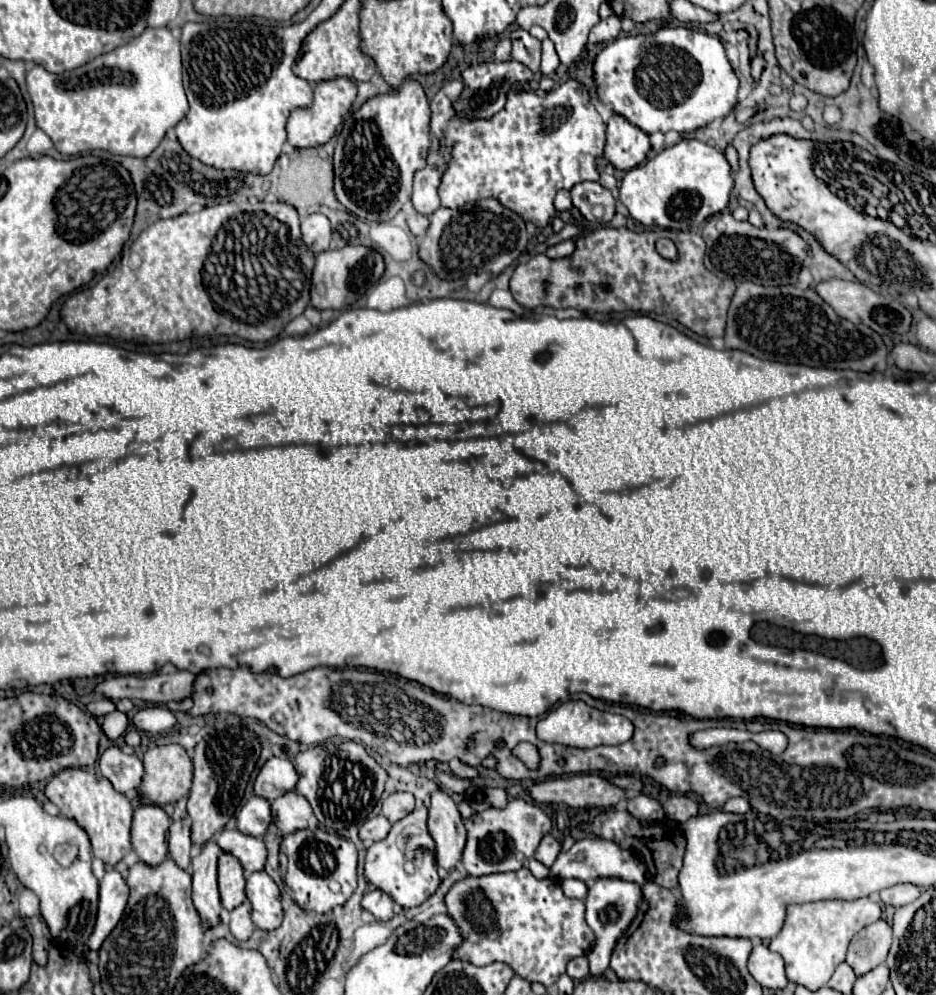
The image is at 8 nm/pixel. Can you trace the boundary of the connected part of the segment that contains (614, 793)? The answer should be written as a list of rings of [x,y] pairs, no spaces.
[[[569,775],[535,783],[531,787],[531,797],[537,803],[565,803],[573,809],[613,809],[619,801],[625,799],[625,791],[621,787],[615,787],[609,779],[601,775]]]

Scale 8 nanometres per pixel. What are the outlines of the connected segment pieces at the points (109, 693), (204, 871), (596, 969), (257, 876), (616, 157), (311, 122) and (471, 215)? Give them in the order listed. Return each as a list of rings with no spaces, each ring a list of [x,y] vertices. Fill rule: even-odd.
[[[189,671],[175,673],[159,673],[151,677],[135,677],[135,675],[115,675],[105,679],[93,687],[93,693],[103,695],[111,701],[119,699],[141,699],[151,703],[167,703],[167,701],[183,701],[193,691],[195,675]]]
[[[207,841],[193,859],[193,903],[207,927],[219,923],[221,897],[217,887],[217,859],[221,847],[215,841]]]
[[[599,877],[595,881],[595,885],[589,889],[587,899],[585,899],[587,925],[595,931],[595,937],[597,937],[593,949],[587,955],[593,977],[605,975],[605,971],[609,967],[609,957],[611,957],[613,945],[617,943],[617,937],[621,937],[621,933],[629,927],[629,921],[633,921],[633,917],[637,915],[637,907],[639,907],[641,897],[643,897],[643,893],[641,893],[641,887],[637,883],[617,879],[617,877]]]
[[[257,871],[247,877],[247,899],[253,905],[253,923],[259,929],[273,931],[281,925],[281,893],[265,871]]]
[[[613,115],[607,123],[607,143],[605,143],[605,153],[603,159],[613,165],[615,169],[633,169],[641,165],[647,157],[647,151],[651,149],[649,145],[649,135],[641,133],[635,125],[629,125],[623,117]]]
[[[333,79],[333,81],[323,81],[315,85],[313,105],[309,109],[295,109],[289,115],[289,121],[287,121],[289,143],[295,149],[325,145],[337,133],[337,125],[343,123],[343,115],[351,111],[355,97],[357,97],[357,85],[349,79]]]
[[[485,199],[485,201],[477,201],[477,203],[469,203],[465,205],[465,209],[437,209],[437,213],[431,215],[431,225],[427,229],[427,235],[421,239],[419,243],[419,259],[425,261],[431,271],[435,275],[439,275],[439,279],[443,281],[463,281],[467,279],[467,275],[471,273],[489,273],[491,277],[497,277],[499,273],[503,273],[527,247],[527,229],[525,229],[525,221],[505,209],[499,201],[493,199]]]

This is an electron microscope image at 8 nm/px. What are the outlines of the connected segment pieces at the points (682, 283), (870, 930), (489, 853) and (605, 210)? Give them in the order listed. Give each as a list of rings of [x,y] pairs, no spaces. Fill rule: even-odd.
[[[601,227],[581,237],[571,257],[553,261],[539,253],[523,265],[517,265],[511,277],[511,295],[527,309],[575,307],[583,313],[669,313],[675,321],[701,337],[723,337],[727,311],[737,285],[707,271],[703,257],[705,241],[697,233],[671,229],[635,233],[627,227]],[[657,237],[669,237],[677,245],[681,253],[679,261],[667,261],[655,251]],[[605,285],[609,285],[611,291],[603,291]]]
[[[879,919],[867,927],[863,927],[849,945],[847,963],[859,975],[869,973],[877,965],[881,965],[891,947],[891,925],[885,919]]]
[[[511,799],[503,809],[487,809],[471,815],[465,821],[467,827],[467,845],[463,849],[463,867],[473,877],[483,877],[491,873],[519,871],[527,859],[531,859],[541,843],[541,839],[551,831],[551,817],[525,799]]]
[[[593,181],[575,185],[571,189],[571,199],[573,207],[577,207],[589,223],[607,225],[617,213],[617,199],[611,195],[609,189]]]

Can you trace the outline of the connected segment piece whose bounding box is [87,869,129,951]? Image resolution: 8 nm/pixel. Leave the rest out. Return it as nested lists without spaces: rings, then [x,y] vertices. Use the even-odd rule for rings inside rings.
[[[109,869],[105,873],[105,877],[99,881],[99,891],[101,891],[101,911],[97,913],[93,937],[89,937],[87,943],[91,951],[99,951],[105,937],[119,923],[121,913],[125,911],[129,899],[129,887],[117,869]]]

